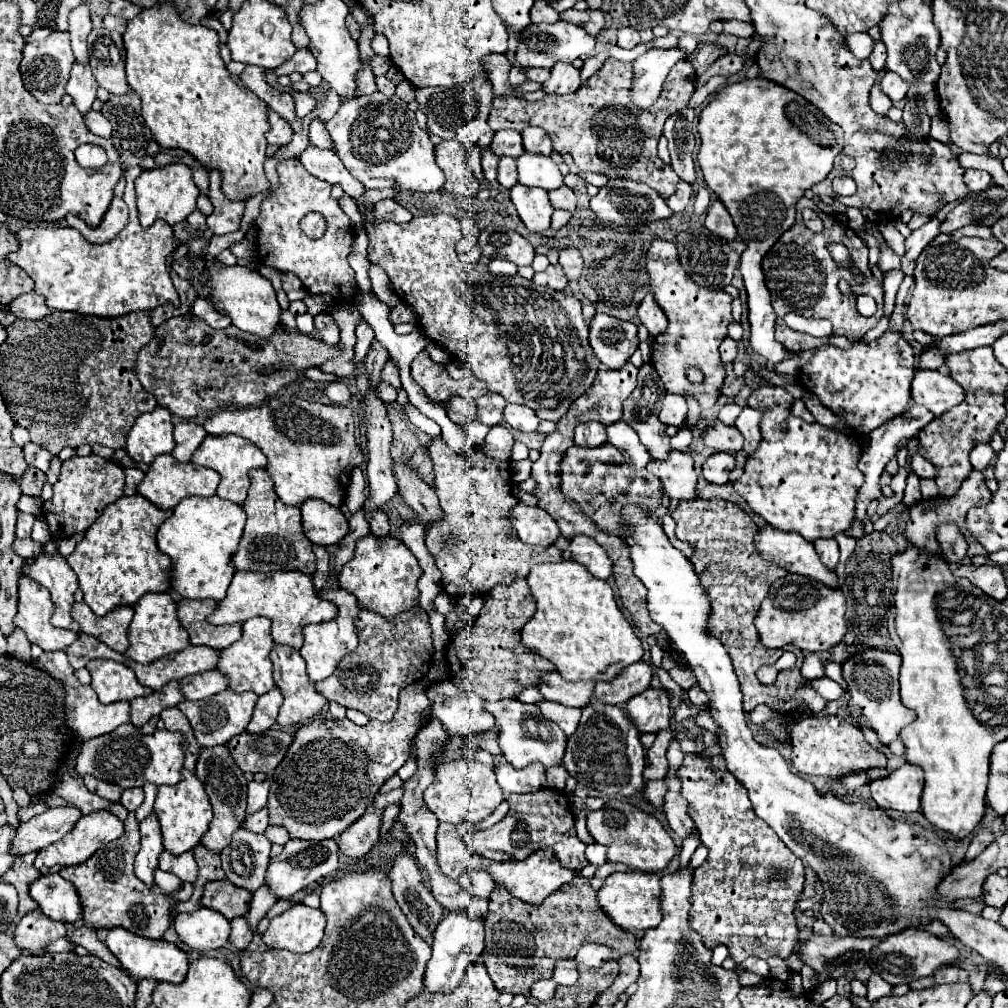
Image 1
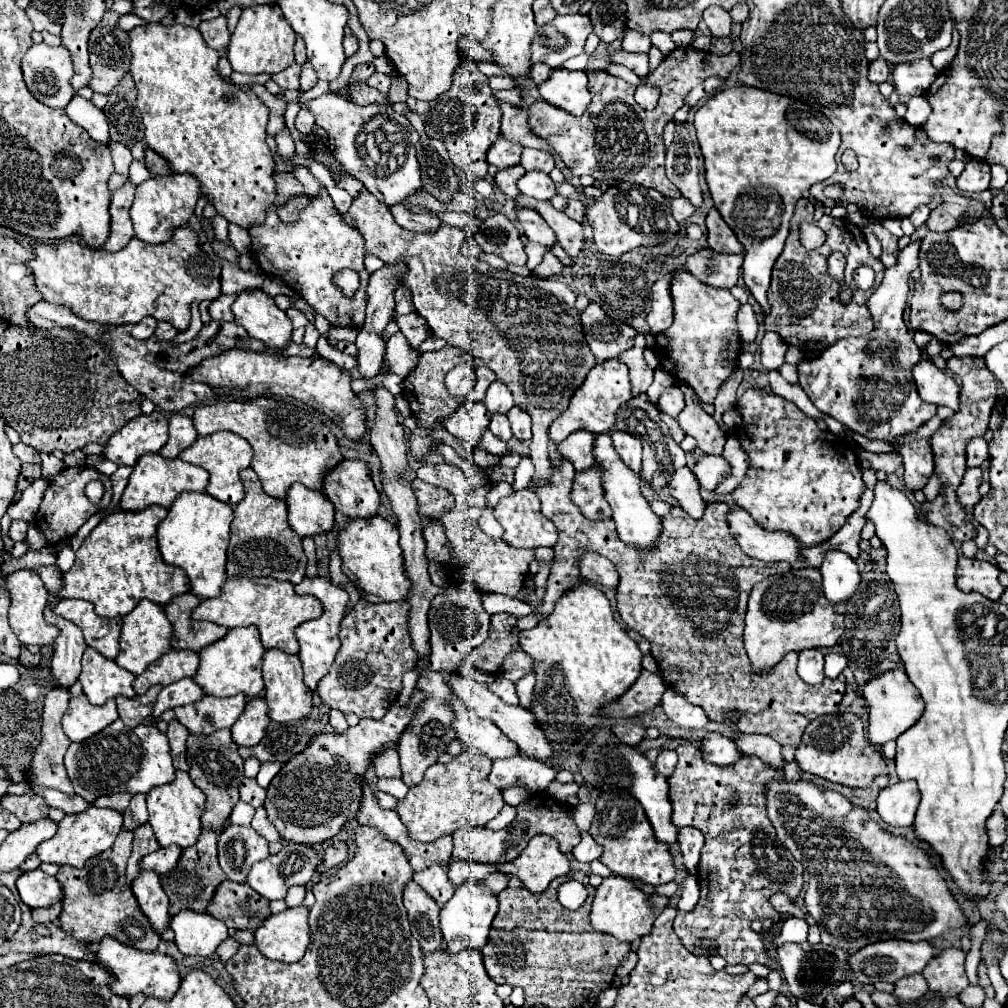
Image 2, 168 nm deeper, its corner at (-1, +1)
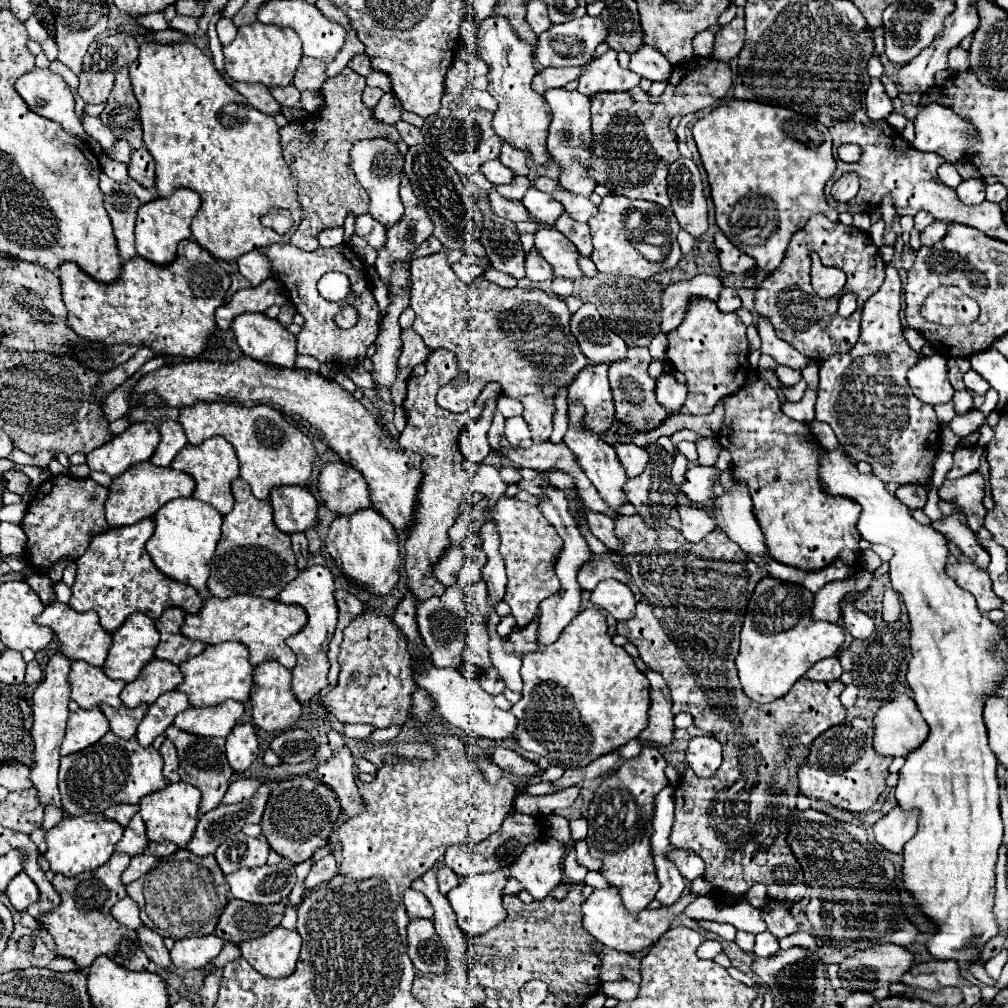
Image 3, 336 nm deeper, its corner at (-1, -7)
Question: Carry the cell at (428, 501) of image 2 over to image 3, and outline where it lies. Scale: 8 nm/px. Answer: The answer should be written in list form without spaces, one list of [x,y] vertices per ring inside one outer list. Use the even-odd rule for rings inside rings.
[[[433,350],[425,362],[427,372],[419,378],[409,378],[407,382],[407,398],[405,398],[405,412],[407,412],[407,428],[399,436],[399,444],[405,450],[419,452],[423,456],[423,484],[419,490],[419,506],[415,510],[415,526],[409,532],[409,538],[405,542],[405,574],[407,574],[407,588],[417,600],[425,600],[431,596],[443,596],[445,586],[439,584],[439,580],[433,576],[433,566],[439,562],[443,552],[451,546],[449,540],[449,528],[455,524],[457,516],[461,514],[463,504],[473,500],[471,492],[471,480],[473,476],[465,472],[463,468],[463,454],[457,446],[457,436],[463,426],[467,426],[471,420],[475,420],[483,412],[483,404],[489,398],[497,398],[501,394],[499,384],[487,386],[487,390],[481,392],[479,400],[463,414],[445,412],[435,402],[437,390],[449,382],[449,378],[457,372],[455,354],[449,350]]]

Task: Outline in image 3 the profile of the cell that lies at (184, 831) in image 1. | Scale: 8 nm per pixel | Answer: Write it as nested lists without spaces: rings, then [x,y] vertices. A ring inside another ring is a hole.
[[[167,782],[163,790],[143,796],[143,800],[139,802],[139,814],[147,826],[147,838],[151,842],[163,842],[163,840],[175,842],[181,848],[185,848],[197,826],[199,800],[201,800],[201,792],[187,782],[177,782],[177,784]]]

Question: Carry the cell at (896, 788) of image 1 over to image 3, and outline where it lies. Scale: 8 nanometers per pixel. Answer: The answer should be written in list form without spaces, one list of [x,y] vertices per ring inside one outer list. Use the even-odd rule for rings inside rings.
[[[895,806],[873,826],[877,844],[891,854],[901,854],[905,842],[917,832],[917,816],[917,812],[903,812],[899,806]]]

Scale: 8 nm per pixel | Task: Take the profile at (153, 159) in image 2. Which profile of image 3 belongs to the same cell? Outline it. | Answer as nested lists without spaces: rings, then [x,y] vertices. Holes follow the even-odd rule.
[[[147,148],[133,150],[131,164],[127,164],[127,172],[141,186],[145,186],[149,190],[155,186],[155,164],[153,164],[151,154],[147,152]]]

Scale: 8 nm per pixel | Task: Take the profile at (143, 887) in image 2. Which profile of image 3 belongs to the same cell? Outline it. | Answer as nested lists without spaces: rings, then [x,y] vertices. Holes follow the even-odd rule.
[[[141,926],[137,930],[137,934],[139,934],[139,946],[147,954],[147,958],[151,962],[155,962],[159,968],[169,968],[171,966],[171,958],[169,958],[169,950],[163,944],[163,938],[157,932],[149,930],[147,926]]]

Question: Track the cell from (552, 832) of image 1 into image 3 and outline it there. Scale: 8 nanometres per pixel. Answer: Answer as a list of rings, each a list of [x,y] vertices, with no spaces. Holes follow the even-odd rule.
[[[511,812],[501,830],[491,834],[487,840],[483,840],[481,844],[477,846],[467,846],[467,844],[457,844],[457,846],[449,846],[447,852],[445,852],[445,858],[443,858],[443,864],[447,868],[451,868],[459,878],[465,878],[465,876],[475,876],[475,874],[483,874],[483,872],[493,872],[493,870],[499,870],[499,868],[505,868],[505,866],[511,866],[519,852],[523,852],[523,848],[527,844],[531,844],[533,840],[539,840],[539,836],[543,834],[543,828],[539,824],[541,820],[535,818],[535,816],[525,816],[525,814],[519,814],[519,812]]]

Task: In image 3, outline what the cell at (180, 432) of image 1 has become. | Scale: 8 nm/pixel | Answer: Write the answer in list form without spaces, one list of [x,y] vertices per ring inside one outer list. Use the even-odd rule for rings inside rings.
[[[165,420],[159,426],[159,434],[161,434],[161,442],[157,446],[157,452],[149,460],[155,466],[169,466],[175,454],[187,446],[187,438],[181,424],[173,420]]]

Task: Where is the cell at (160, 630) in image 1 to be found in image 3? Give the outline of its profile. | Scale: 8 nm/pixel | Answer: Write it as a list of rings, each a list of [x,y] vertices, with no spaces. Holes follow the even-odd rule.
[[[135,612],[123,622],[119,630],[115,630],[109,656],[101,670],[111,680],[131,682],[153,658],[157,644],[159,632],[155,628],[155,622],[145,614]]]

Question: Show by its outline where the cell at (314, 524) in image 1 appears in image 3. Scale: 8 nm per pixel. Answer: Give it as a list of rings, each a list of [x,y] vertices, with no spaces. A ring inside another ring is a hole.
[[[279,486],[269,492],[273,522],[285,534],[305,532],[317,522],[317,500],[303,486]]]

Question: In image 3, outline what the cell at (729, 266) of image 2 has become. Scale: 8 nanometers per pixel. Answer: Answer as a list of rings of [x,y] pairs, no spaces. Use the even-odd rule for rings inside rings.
[[[725,286],[721,296],[719,296],[719,300],[717,300],[717,308],[721,312],[735,312],[735,310],[741,308],[741,298],[737,296],[737,292],[733,288]]]

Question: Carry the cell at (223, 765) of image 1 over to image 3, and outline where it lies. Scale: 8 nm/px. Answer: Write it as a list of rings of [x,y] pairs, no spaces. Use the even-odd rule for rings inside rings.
[[[175,726],[167,728],[165,736],[177,746],[177,752],[179,752],[179,772],[181,772],[181,780],[199,788],[203,792],[203,798],[201,798],[201,804],[199,804],[199,814],[205,814],[213,808],[217,808],[221,804],[221,798],[231,782],[231,776],[233,772],[229,770],[231,766],[227,764],[225,760],[225,738],[205,738],[205,736],[193,736],[193,734],[187,734]],[[191,744],[191,752],[185,752]],[[195,748],[195,750],[193,750]]]

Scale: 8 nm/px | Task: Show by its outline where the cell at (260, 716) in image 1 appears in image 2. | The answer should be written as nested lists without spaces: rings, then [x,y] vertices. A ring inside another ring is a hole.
[[[251,698],[245,712],[233,724],[231,734],[239,746],[255,746],[265,736],[271,718],[267,718],[267,702],[263,698]]]

